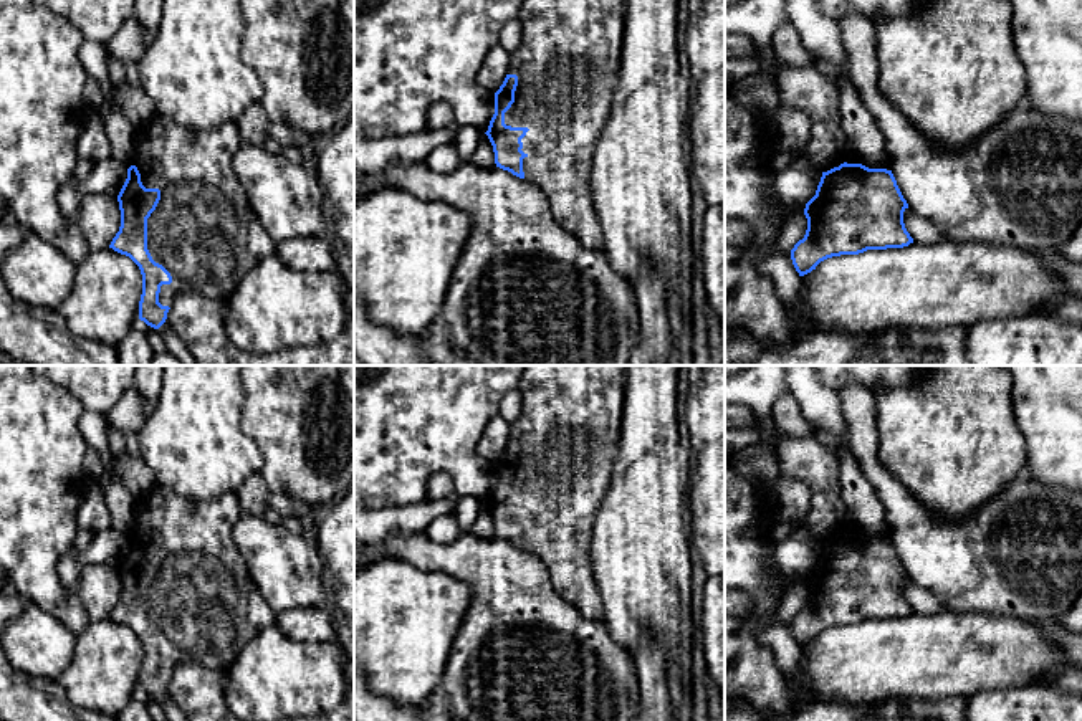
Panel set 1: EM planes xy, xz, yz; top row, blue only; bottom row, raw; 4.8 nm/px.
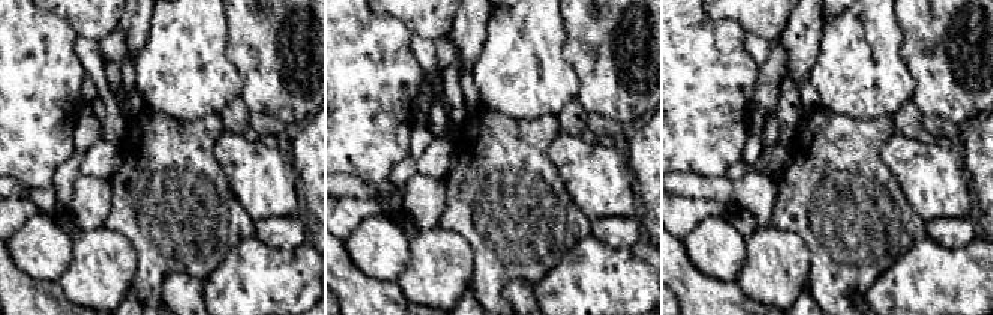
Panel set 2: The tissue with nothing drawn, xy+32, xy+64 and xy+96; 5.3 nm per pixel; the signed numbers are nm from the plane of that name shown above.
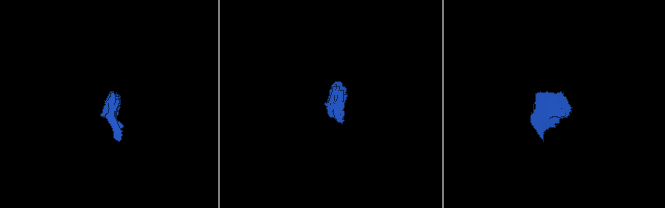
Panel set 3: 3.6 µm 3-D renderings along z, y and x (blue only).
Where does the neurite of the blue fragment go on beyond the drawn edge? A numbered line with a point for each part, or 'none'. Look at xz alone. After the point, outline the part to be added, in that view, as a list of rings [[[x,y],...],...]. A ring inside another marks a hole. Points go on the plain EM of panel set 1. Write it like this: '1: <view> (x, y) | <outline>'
1: xz (569, 424) | [[[526,365],[518,390],[523,408],[510,425],[508,440],[508,445],[518,446],[518,456],[505,494],[529,499],[521,509],[524,551],[548,567],[551,584],[564,600],[584,617],[602,620],[602,597],[589,564],[589,547],[597,511],[610,485],[625,365]]]

